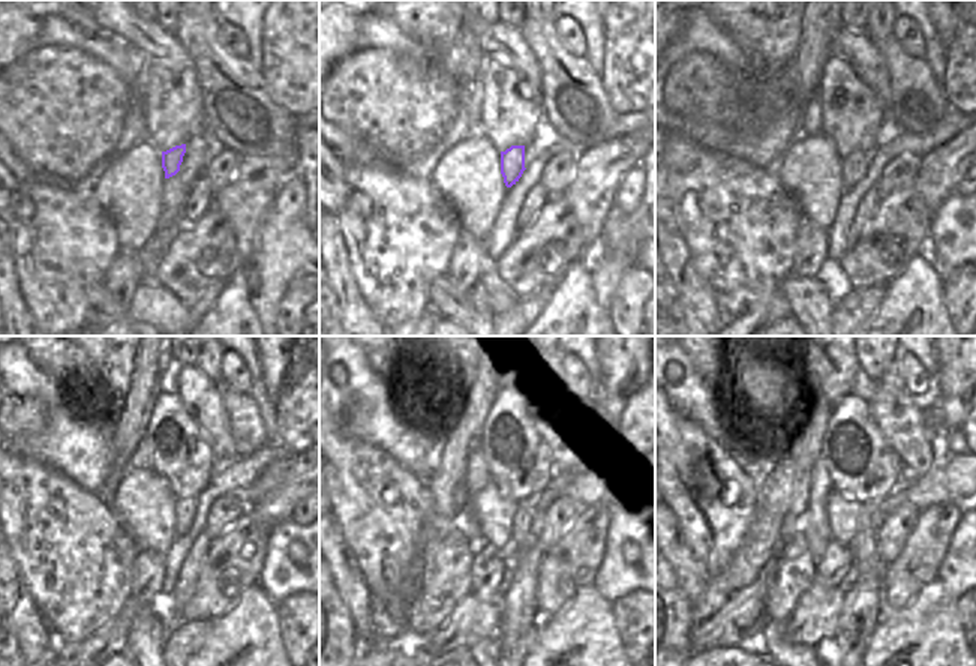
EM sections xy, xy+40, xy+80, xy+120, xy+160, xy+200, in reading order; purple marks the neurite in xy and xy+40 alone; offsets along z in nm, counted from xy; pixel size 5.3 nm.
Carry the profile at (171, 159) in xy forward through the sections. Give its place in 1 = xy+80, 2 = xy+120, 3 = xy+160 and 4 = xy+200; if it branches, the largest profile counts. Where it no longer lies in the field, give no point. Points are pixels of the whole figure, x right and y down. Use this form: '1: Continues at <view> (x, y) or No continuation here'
1: Continues at xy+80 (855, 165)
2: Continues at xy+120 (183, 509)
3: Continues at xy+160 (522, 518)
4: Continues at xy+200 (862, 546)

